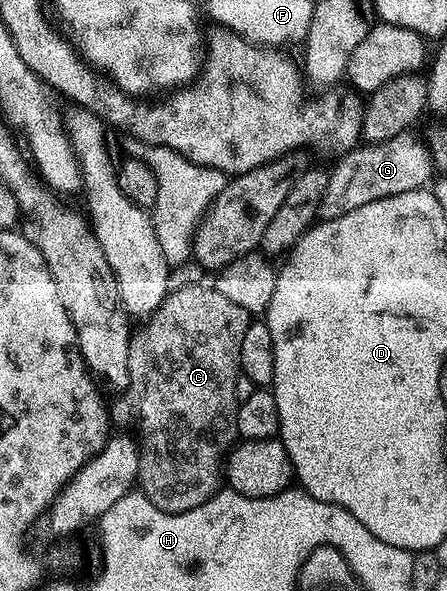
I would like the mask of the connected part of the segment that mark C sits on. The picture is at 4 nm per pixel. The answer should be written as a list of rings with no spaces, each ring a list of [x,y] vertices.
[[[211,284],[208,285],[184,285],[181,289],[173,288],[165,297],[156,312],[147,320],[144,334],[141,337],[133,336],[128,343],[128,385],[119,394],[116,406],[111,406],[110,413],[120,427],[124,427],[127,421],[140,421],[140,427],[144,431],[144,439],[140,441],[139,475],[137,484],[144,497],[150,499],[159,510],[164,513],[181,513],[192,510],[196,506],[208,500],[212,494],[219,490],[222,481],[222,462],[227,449],[234,441],[234,426],[236,423],[235,383],[241,375],[240,352],[242,351],[242,339],[246,336],[246,327],[250,324],[250,314],[238,303],[226,299]]]

